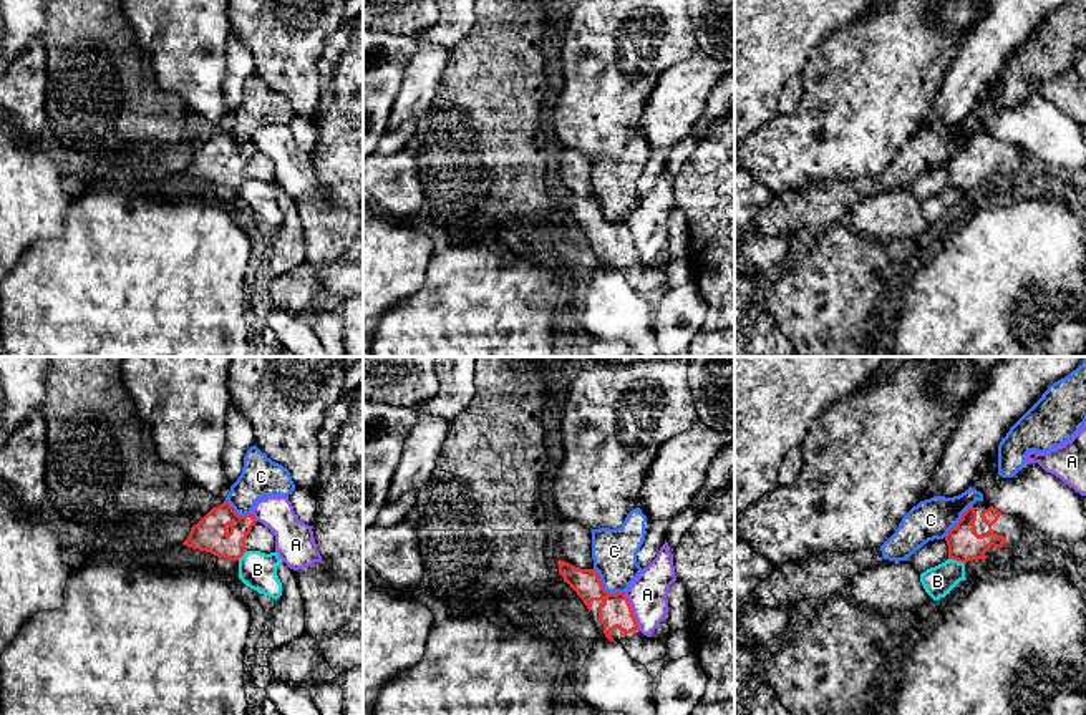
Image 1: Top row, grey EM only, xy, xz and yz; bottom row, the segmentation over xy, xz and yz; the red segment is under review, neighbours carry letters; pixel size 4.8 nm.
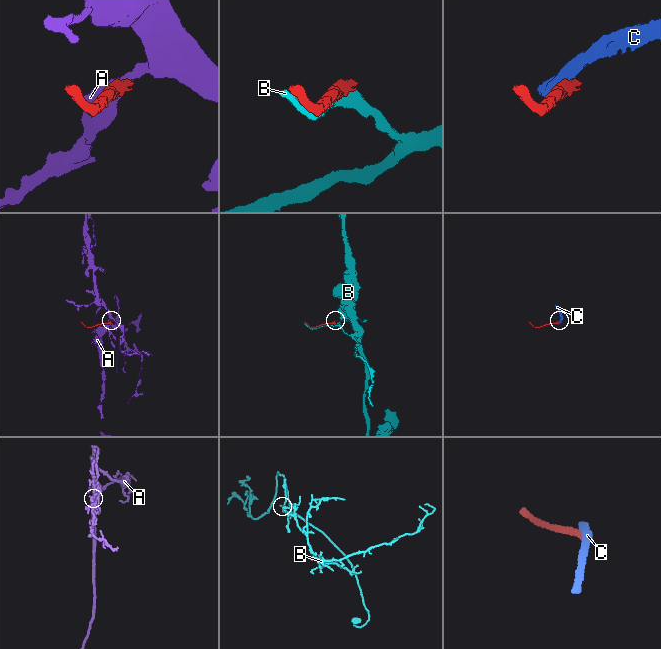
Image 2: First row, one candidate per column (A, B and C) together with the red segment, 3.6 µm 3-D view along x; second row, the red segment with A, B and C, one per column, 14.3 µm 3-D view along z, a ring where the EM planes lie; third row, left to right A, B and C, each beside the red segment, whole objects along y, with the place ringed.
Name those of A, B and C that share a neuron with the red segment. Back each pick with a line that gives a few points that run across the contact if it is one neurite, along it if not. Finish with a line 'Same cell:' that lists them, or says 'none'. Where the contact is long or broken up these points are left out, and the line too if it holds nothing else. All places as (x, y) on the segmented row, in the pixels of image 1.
Same cell: none

